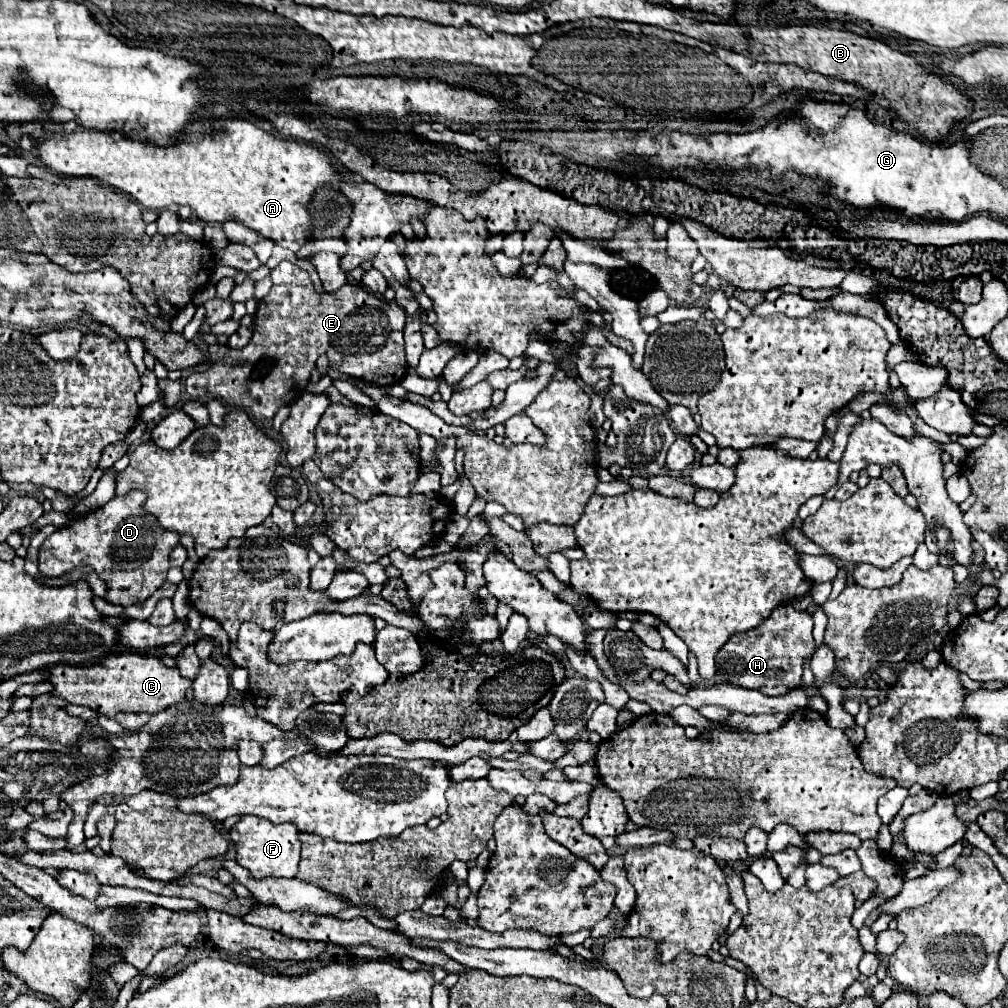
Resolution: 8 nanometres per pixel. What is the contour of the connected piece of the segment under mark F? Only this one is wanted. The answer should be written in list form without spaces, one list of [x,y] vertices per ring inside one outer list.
[[[243,816],[231,828],[231,840],[235,842],[237,856],[235,860],[247,868],[253,878],[267,878],[267,876],[281,876],[281,878],[295,878],[297,864],[299,864],[299,832],[293,824],[271,824],[259,816]]]

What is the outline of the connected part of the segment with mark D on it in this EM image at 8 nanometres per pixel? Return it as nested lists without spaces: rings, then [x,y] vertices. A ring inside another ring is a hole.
[[[143,492],[115,496],[105,506],[87,514],[75,524],[57,528],[39,550],[39,570],[47,576],[61,576],[81,564],[91,566],[107,584],[107,602],[131,606],[147,600],[163,582],[169,568],[169,554],[179,544],[179,534],[161,528],[149,512],[143,512]]]

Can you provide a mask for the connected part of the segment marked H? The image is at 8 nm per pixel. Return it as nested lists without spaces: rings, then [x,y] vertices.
[[[777,606],[757,628],[751,628],[751,632],[733,634],[721,646],[715,656],[717,674],[729,684],[753,688],[767,696],[787,694],[801,686],[803,664],[815,650],[811,630],[813,618],[809,612],[801,612],[791,606]]]

